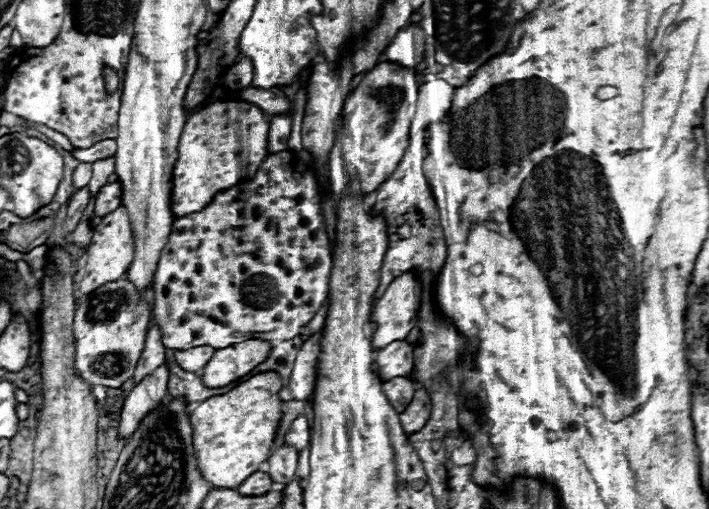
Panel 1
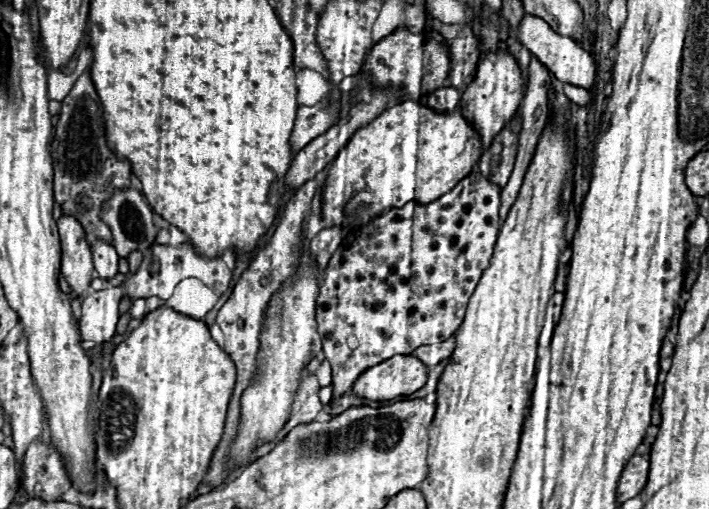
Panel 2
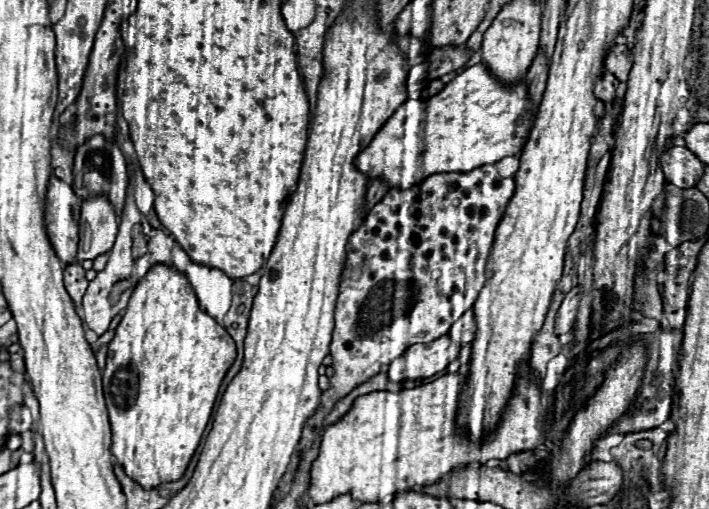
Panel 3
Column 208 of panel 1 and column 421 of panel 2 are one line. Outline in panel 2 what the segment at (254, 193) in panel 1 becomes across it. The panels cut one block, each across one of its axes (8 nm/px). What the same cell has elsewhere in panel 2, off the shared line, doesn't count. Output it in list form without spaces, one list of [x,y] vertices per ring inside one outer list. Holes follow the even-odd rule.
[[[474,172],[438,200],[430,204],[408,202],[402,208],[392,208],[364,224],[358,230],[356,240],[354,232],[344,238],[342,246],[332,254],[326,266],[320,296],[316,298],[318,334],[324,342],[326,360],[332,366],[332,400],[350,394],[354,382],[370,366],[396,354],[412,354],[418,346],[442,342],[460,328],[468,300],[482,272],[490,264],[496,246],[500,206],[502,188],[488,182],[480,172]],[[350,336],[358,340],[356,348],[348,346]]]

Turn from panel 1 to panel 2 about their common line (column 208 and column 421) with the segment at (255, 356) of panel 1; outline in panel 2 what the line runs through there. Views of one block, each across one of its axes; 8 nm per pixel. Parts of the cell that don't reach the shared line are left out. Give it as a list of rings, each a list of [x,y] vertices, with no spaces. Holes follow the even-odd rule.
[[[394,356],[366,370],[352,392],[366,400],[392,400],[420,390],[428,380],[428,366],[416,356]]]

